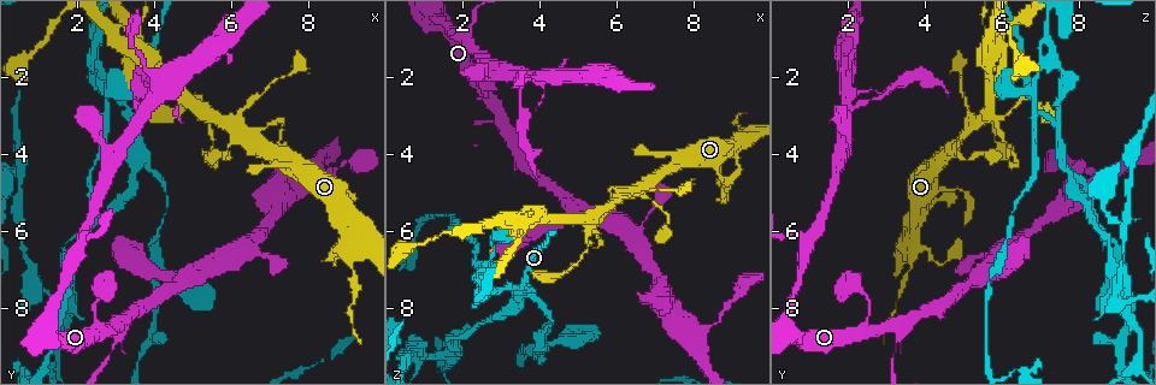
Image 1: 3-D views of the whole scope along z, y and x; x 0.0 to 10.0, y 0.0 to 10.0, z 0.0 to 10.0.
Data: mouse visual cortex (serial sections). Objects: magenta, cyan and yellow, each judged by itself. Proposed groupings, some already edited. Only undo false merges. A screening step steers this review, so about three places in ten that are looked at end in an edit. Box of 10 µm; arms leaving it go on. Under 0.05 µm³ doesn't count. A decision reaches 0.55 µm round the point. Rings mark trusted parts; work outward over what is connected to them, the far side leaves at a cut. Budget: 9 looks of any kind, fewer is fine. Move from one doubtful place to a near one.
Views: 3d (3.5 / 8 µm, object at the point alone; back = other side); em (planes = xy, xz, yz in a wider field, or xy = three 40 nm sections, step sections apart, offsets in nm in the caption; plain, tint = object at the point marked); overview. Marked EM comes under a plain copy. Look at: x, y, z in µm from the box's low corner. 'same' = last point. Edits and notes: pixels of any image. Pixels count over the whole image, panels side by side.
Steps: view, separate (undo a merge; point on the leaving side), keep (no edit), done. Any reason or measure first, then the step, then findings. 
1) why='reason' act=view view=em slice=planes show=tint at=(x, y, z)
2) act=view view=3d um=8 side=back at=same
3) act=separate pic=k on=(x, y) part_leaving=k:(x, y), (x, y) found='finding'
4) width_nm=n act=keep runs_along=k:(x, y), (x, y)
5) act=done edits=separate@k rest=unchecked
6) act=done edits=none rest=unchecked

why='three arms meet' act=view view=3d um=3.5 at=(3.60, 3.00, 2.05)

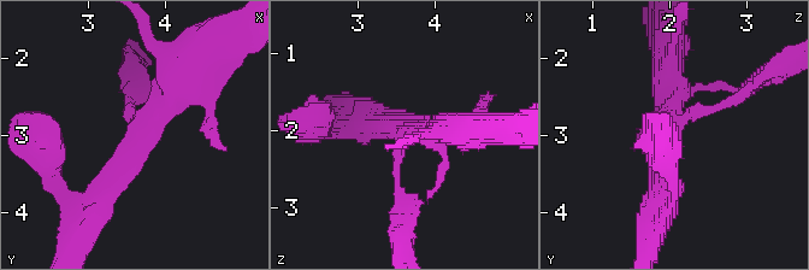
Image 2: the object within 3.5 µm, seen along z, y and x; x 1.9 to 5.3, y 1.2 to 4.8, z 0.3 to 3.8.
arms=3 arm_widths_nm=100,250,400 act=view view=em slice=planes show=tint at=(3.60, 3.00, 2.00)

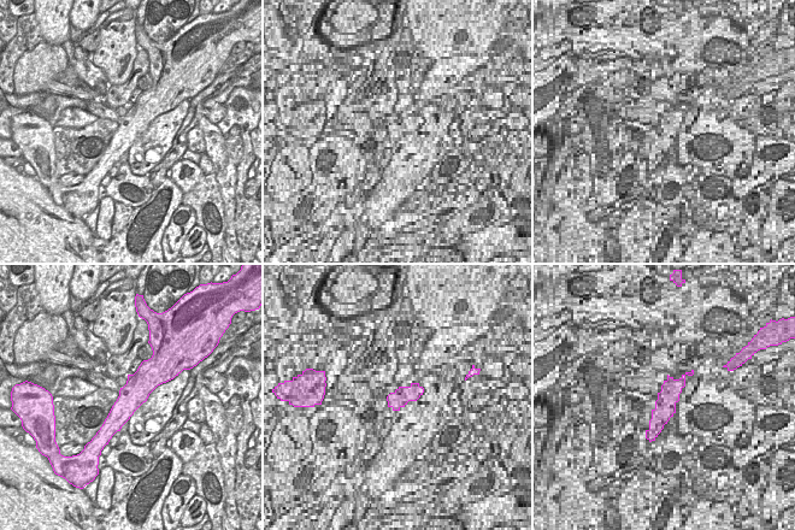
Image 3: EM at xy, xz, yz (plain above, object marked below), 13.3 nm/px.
width_nm=360 act=keep runs_along=3:(151, 369), (119, 414), (105, 429) found='one cell here'

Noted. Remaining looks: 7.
why='side arm on a straight run' act=view view=3d um=3.5 side=back at=(6.00, 3.35, 5.15)

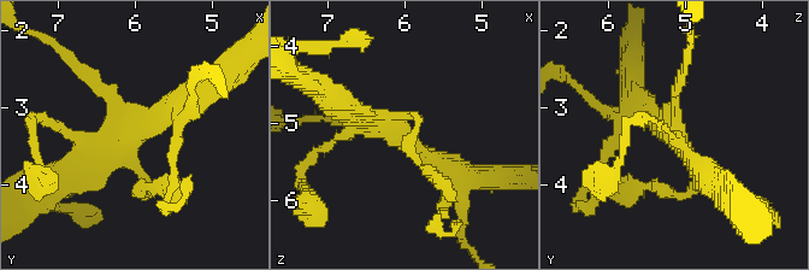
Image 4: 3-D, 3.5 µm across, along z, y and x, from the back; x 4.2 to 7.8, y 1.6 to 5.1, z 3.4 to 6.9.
why='now the EM' act=view view=em slice=planes show=tint at=(6.10, 3.35, 5.15)

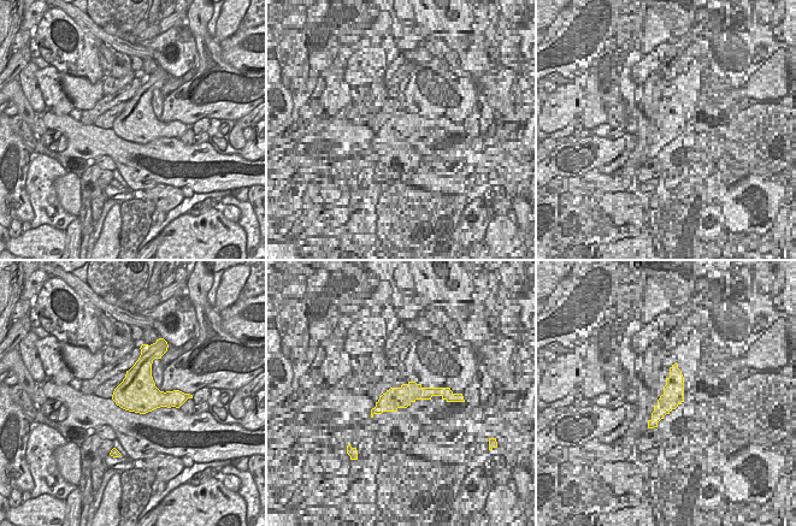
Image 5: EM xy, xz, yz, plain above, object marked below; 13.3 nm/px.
width_nm=500 act=keep runs_along=4:(66, 174), (192, 100) found='all the same cell'

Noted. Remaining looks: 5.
why='branch point' act=view view=3d um=8 at=(3.65, 4.30, 7.50)

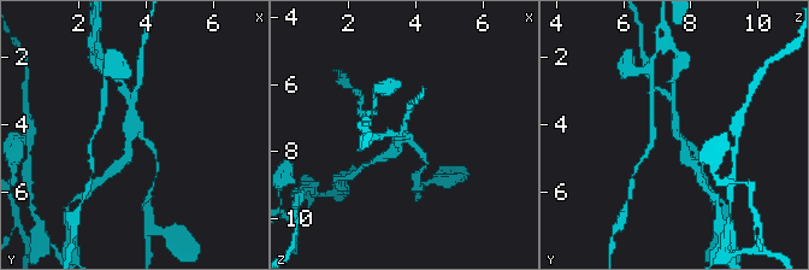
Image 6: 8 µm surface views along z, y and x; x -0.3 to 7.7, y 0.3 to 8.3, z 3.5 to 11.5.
arms=3 arm_widths_nm=200,250,250 why='shape alone is not enough' act=view view=em slice=xy step=3 show=tint at=same

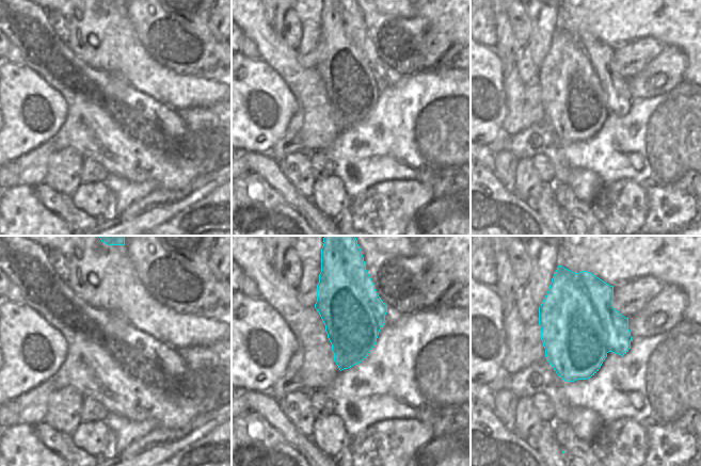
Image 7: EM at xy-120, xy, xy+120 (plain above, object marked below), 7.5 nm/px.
act=separate pic=6 on=(423, 156) part_leaving=6:(400, 134), (371, 138) found='two cells meet here'

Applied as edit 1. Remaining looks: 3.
why='thin arm on a thick one' act=view view=3d um=3.5 at=(3.65, 1.10, 5.90)

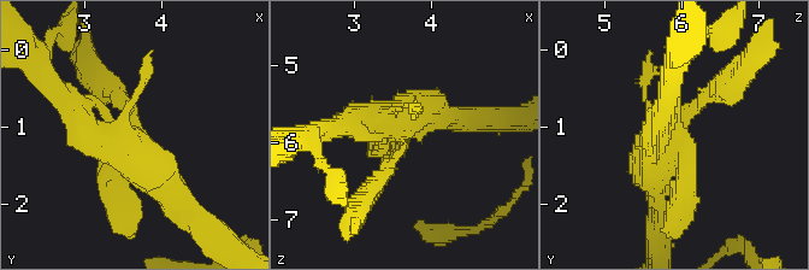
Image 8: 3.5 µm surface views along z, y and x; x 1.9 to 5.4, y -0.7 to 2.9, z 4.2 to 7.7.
why='now the EM' act=view view=em slice=planes show=tint at=(3.60, 1.15, 5.85)

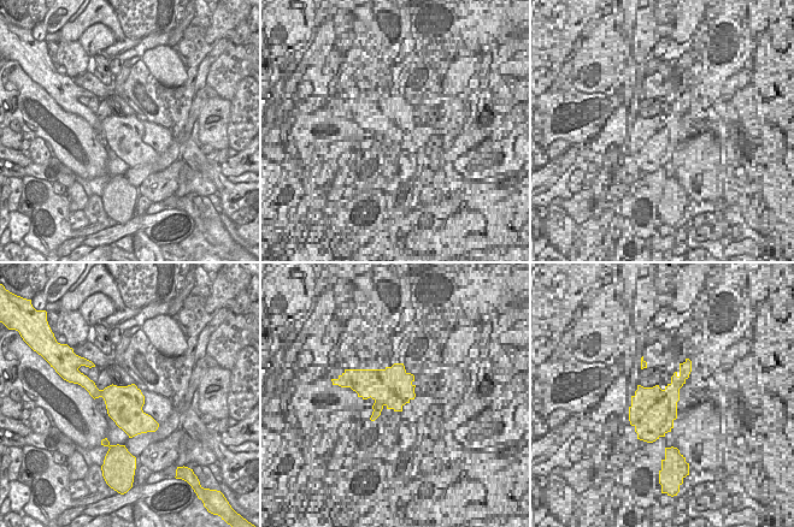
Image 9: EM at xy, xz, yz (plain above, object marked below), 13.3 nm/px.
act=view view=em slice=xy step=2 show=tint at=same

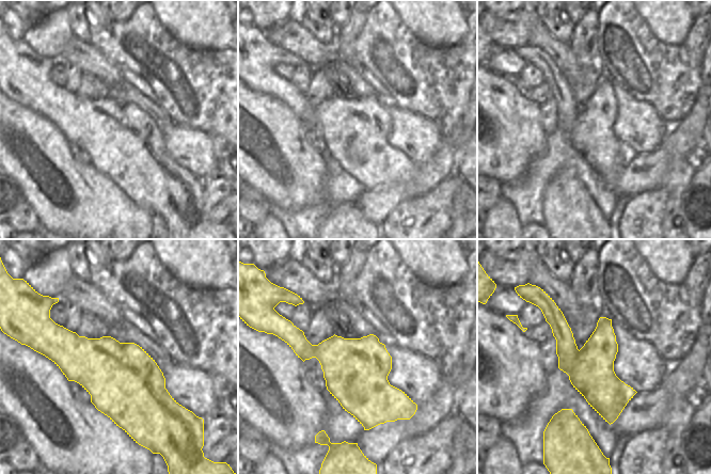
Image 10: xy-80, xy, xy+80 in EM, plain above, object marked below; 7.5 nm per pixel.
width_nm=480 act=keep runs_along=10:(551, 306), (611, 420) found='one cell here'

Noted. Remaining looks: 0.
act=done edits=separate@6 rest=unchecked

